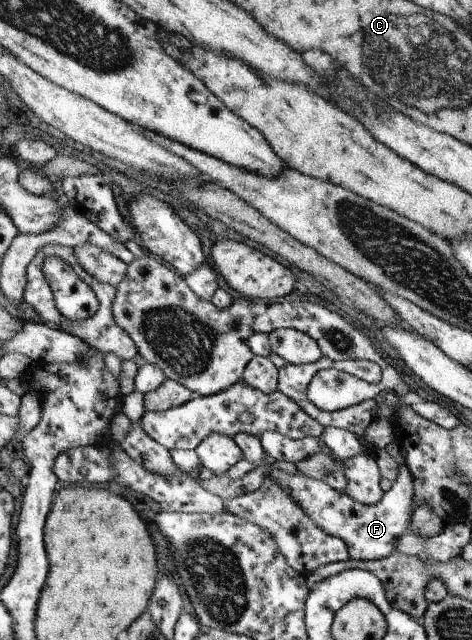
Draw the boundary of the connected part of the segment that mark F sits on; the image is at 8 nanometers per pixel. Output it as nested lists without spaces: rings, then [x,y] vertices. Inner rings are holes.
[[[246,432],[234,436],[238,446],[245,452],[245,459],[252,464],[268,468],[268,476],[272,482],[282,486],[300,504],[300,508],[325,530],[330,536],[338,536],[348,546],[350,559],[371,561],[396,553],[396,542],[400,536],[410,533],[410,524],[414,512],[412,504],[412,473],[406,464],[398,464],[398,478],[394,480],[390,490],[385,492],[381,502],[365,504],[355,501],[348,493],[338,493],[325,480],[314,480],[304,475],[292,475],[284,470],[272,468],[272,464],[264,462],[266,452],[258,437]]]

